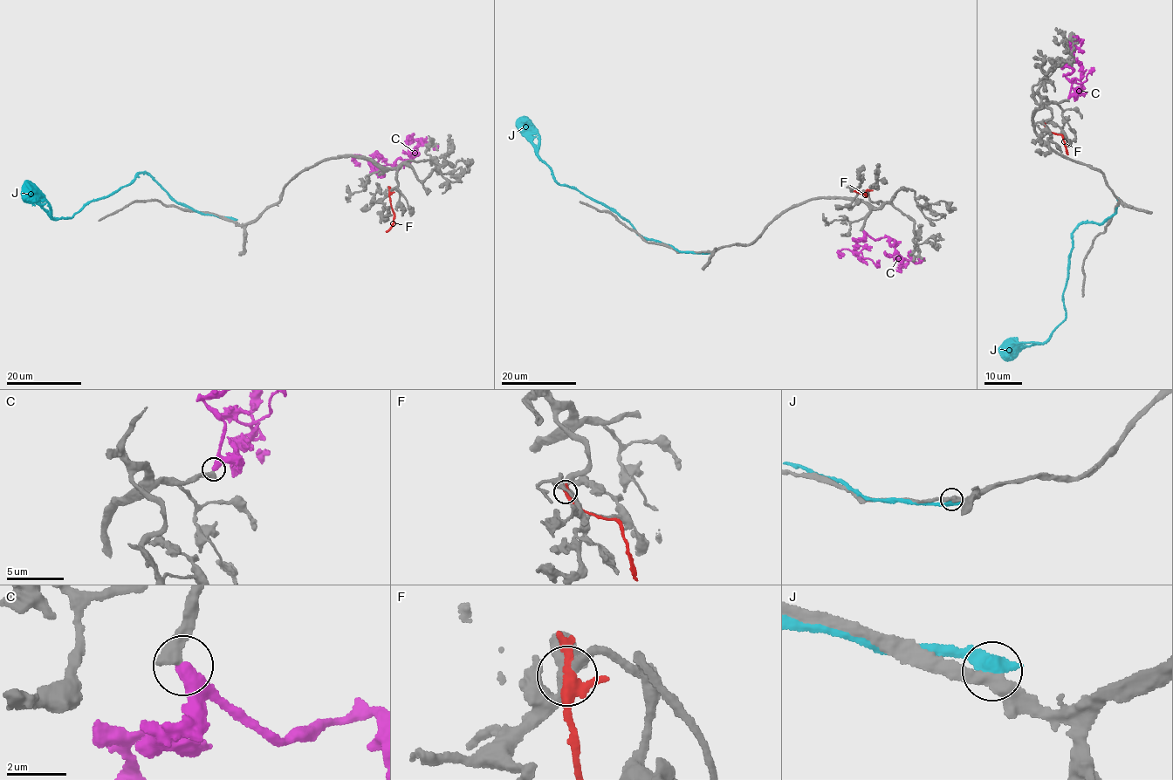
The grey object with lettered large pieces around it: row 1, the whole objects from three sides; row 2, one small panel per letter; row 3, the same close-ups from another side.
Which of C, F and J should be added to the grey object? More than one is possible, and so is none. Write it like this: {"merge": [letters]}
{"merge": []}

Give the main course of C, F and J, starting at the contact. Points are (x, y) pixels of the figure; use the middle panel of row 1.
C: (863, 230), (874, 239), (888, 236), (900, 256), (908, 261), (902, 265)
F: (868, 190), (865, 196), (862, 193), (854, 191)
J: (707, 251), (679, 252), (642, 236), (628, 222), (605, 206), (558, 182), (522, 126)

